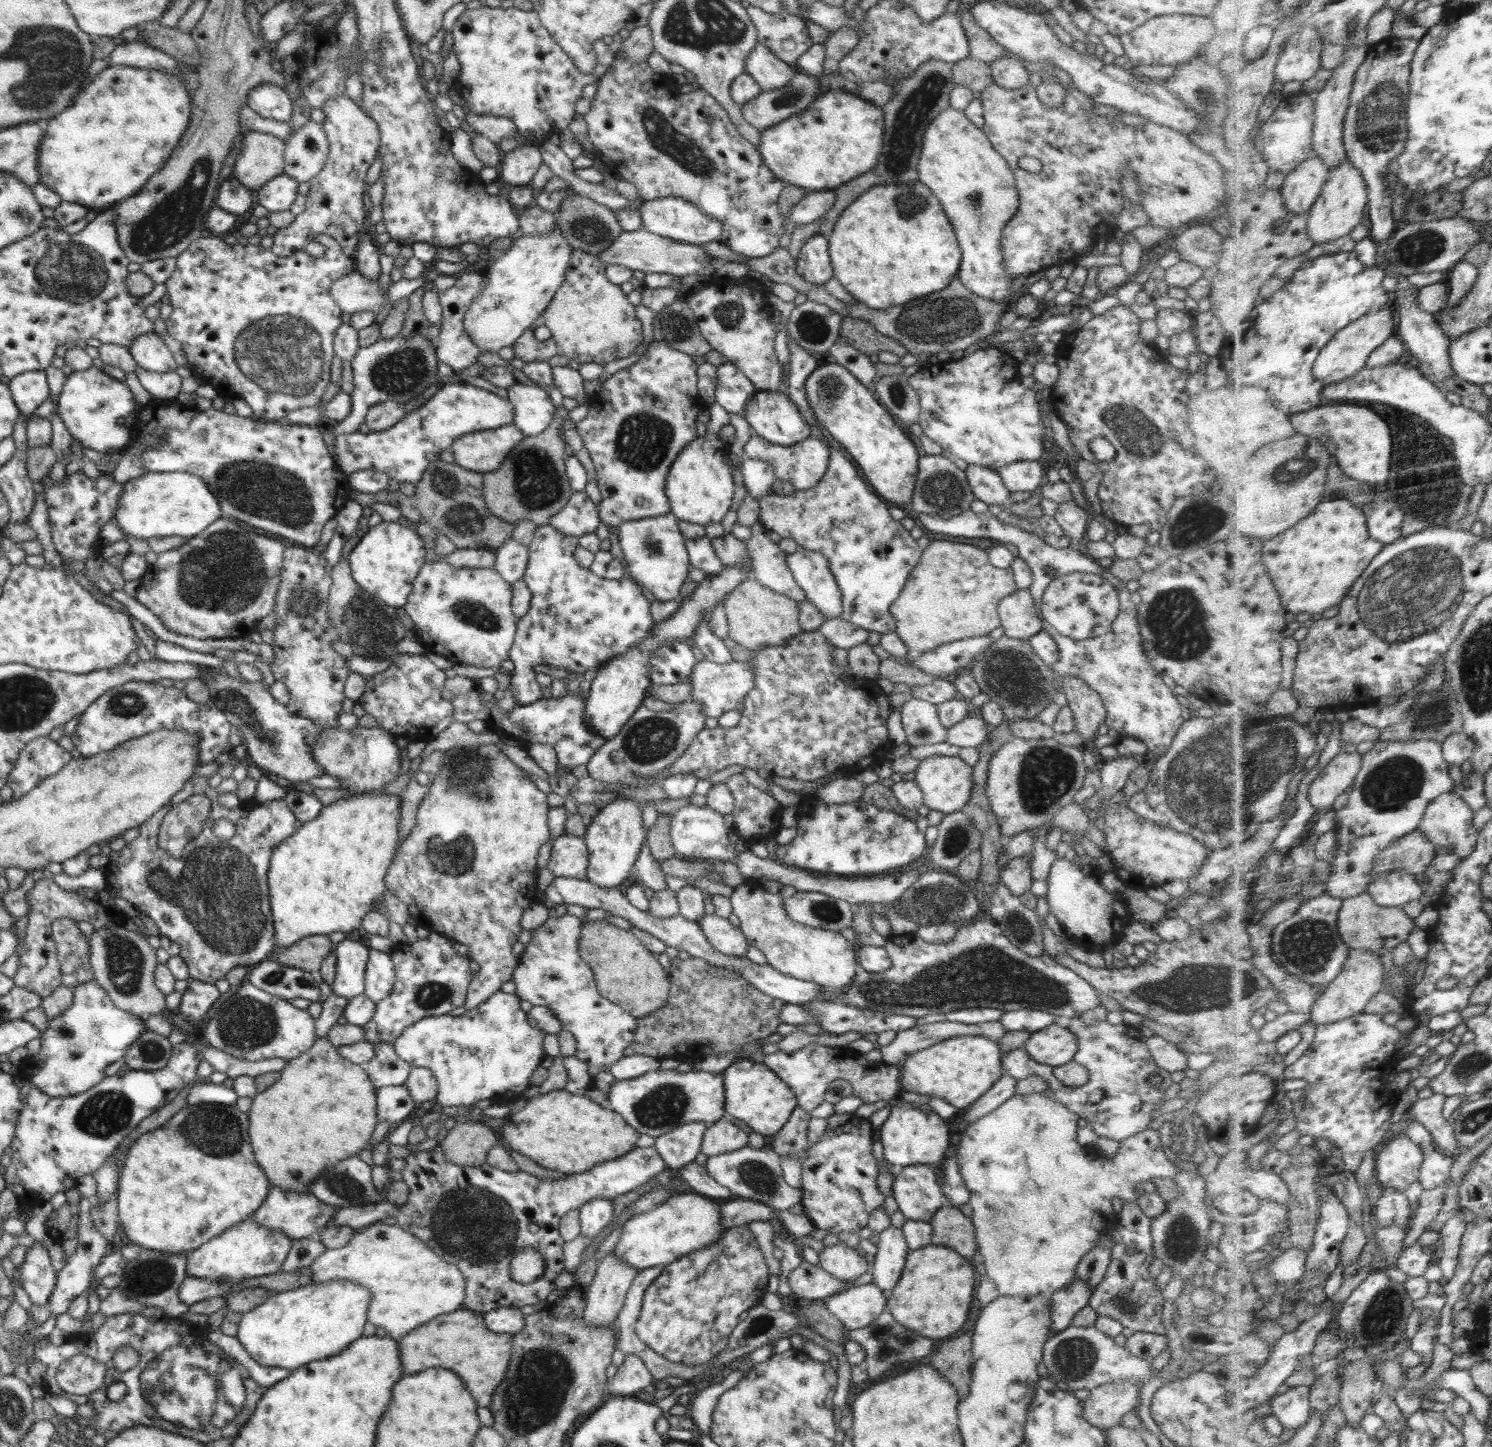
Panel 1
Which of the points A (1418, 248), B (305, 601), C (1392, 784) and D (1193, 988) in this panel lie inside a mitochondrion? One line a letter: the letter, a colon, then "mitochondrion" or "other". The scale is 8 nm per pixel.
A: mitochondrion
B: mitochondrion
C: mitochondrion
D: mitochondrion

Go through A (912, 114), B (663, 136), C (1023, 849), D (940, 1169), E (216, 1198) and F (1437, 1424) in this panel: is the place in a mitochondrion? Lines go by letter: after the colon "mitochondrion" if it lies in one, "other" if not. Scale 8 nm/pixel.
A: mitochondrion
B: mitochondrion
C: other
D: other
E: other
F: other

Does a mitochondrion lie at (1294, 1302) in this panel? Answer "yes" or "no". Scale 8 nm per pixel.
no

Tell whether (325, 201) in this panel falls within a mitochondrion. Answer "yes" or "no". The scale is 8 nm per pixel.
no

